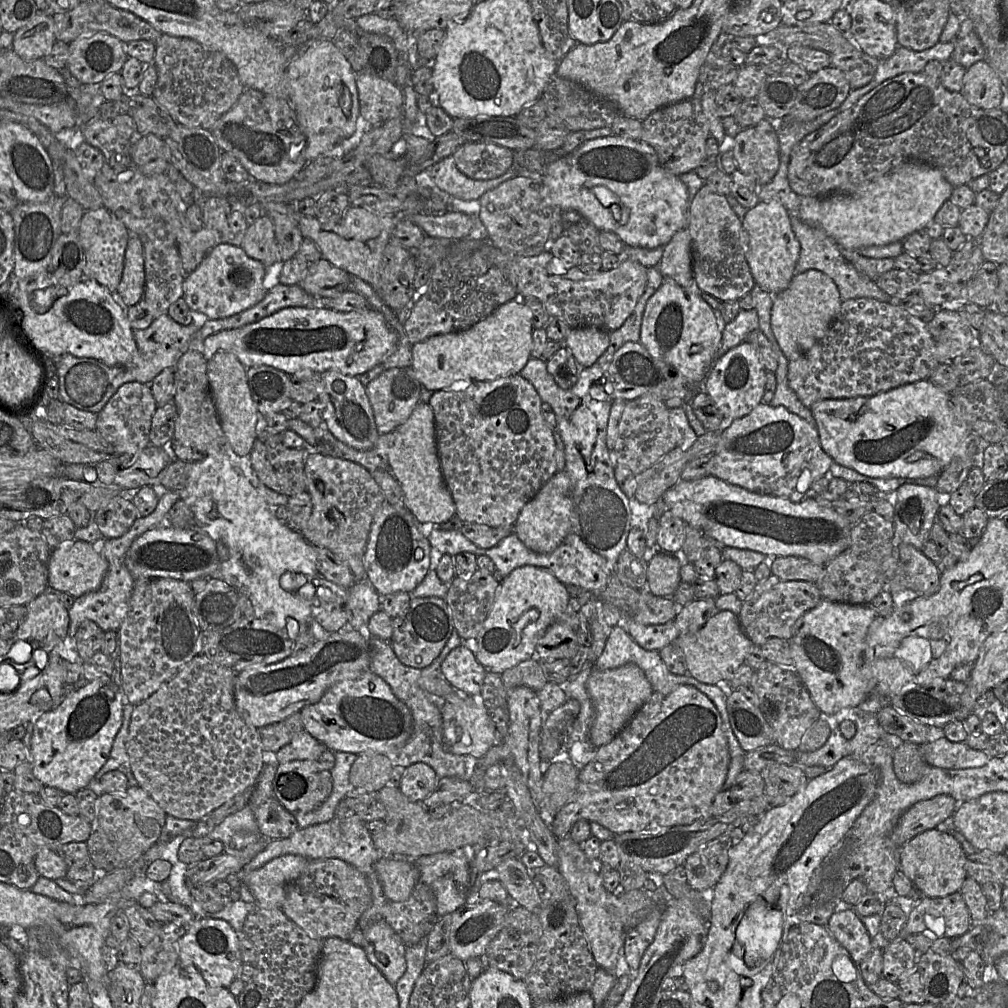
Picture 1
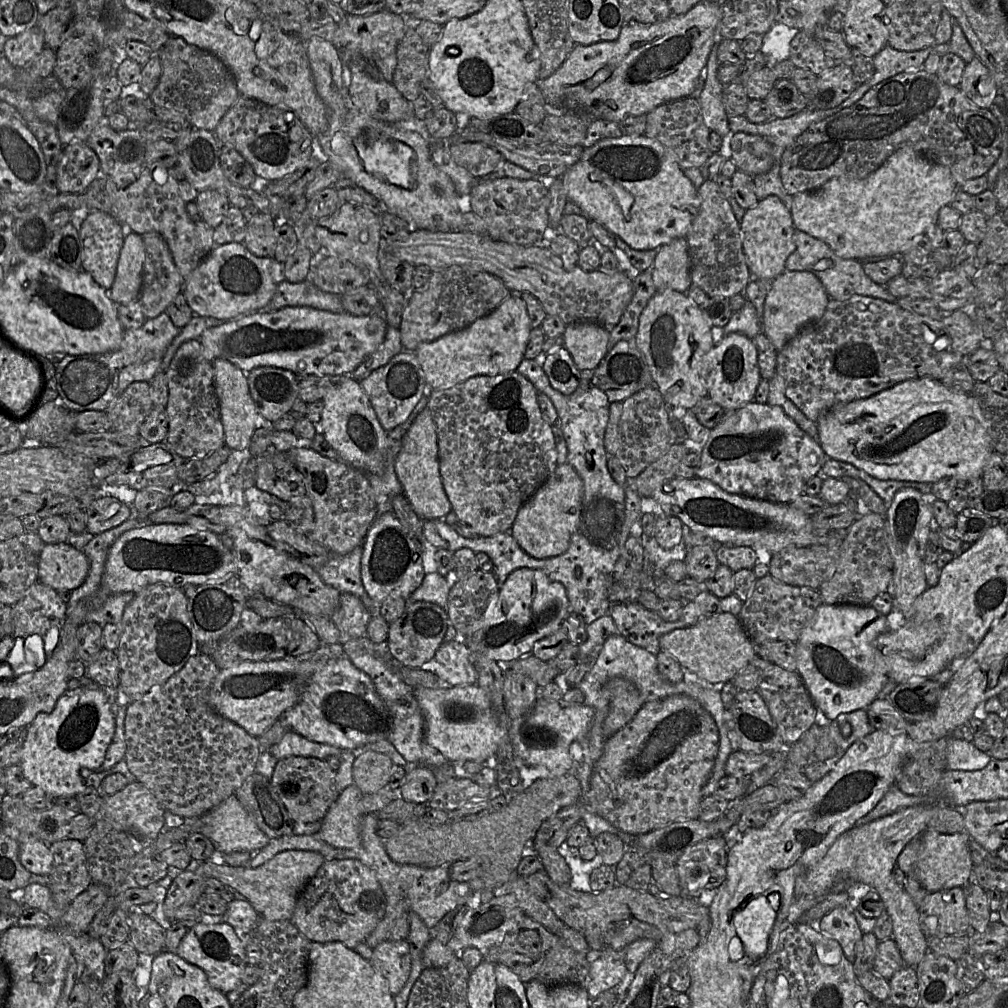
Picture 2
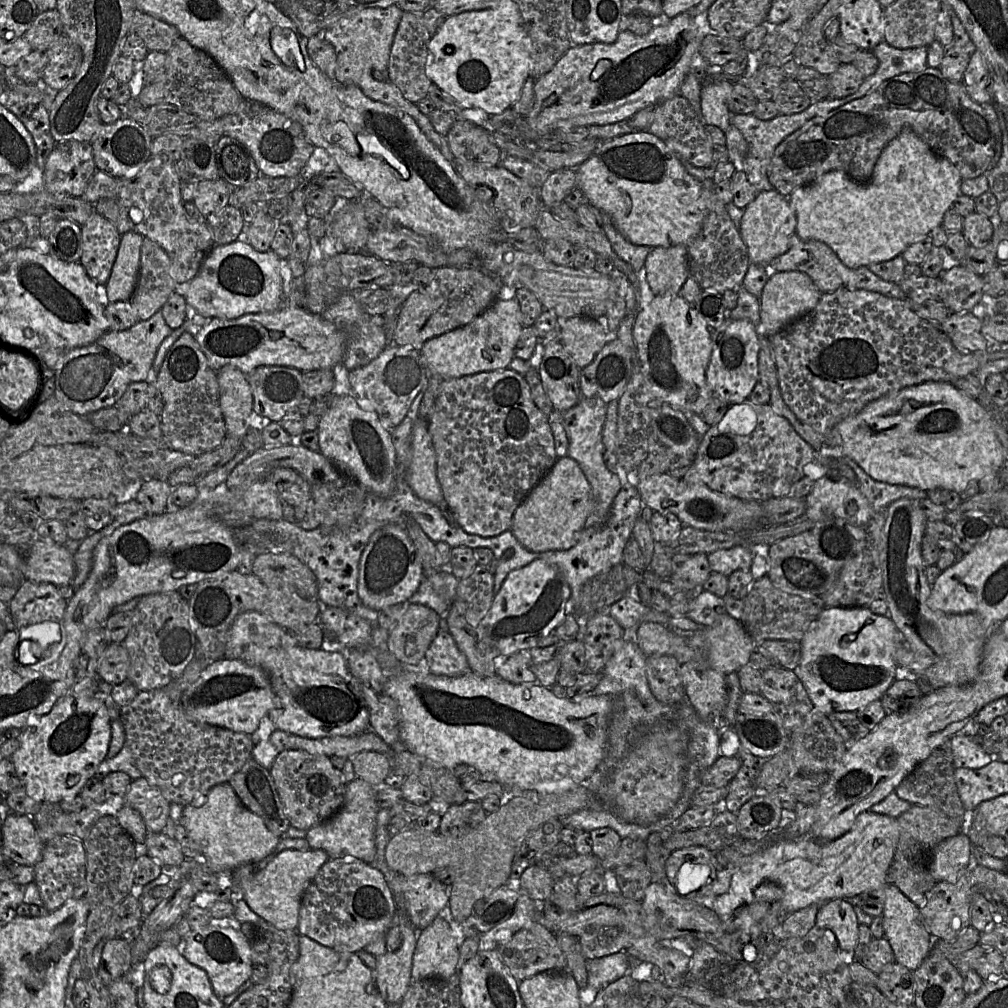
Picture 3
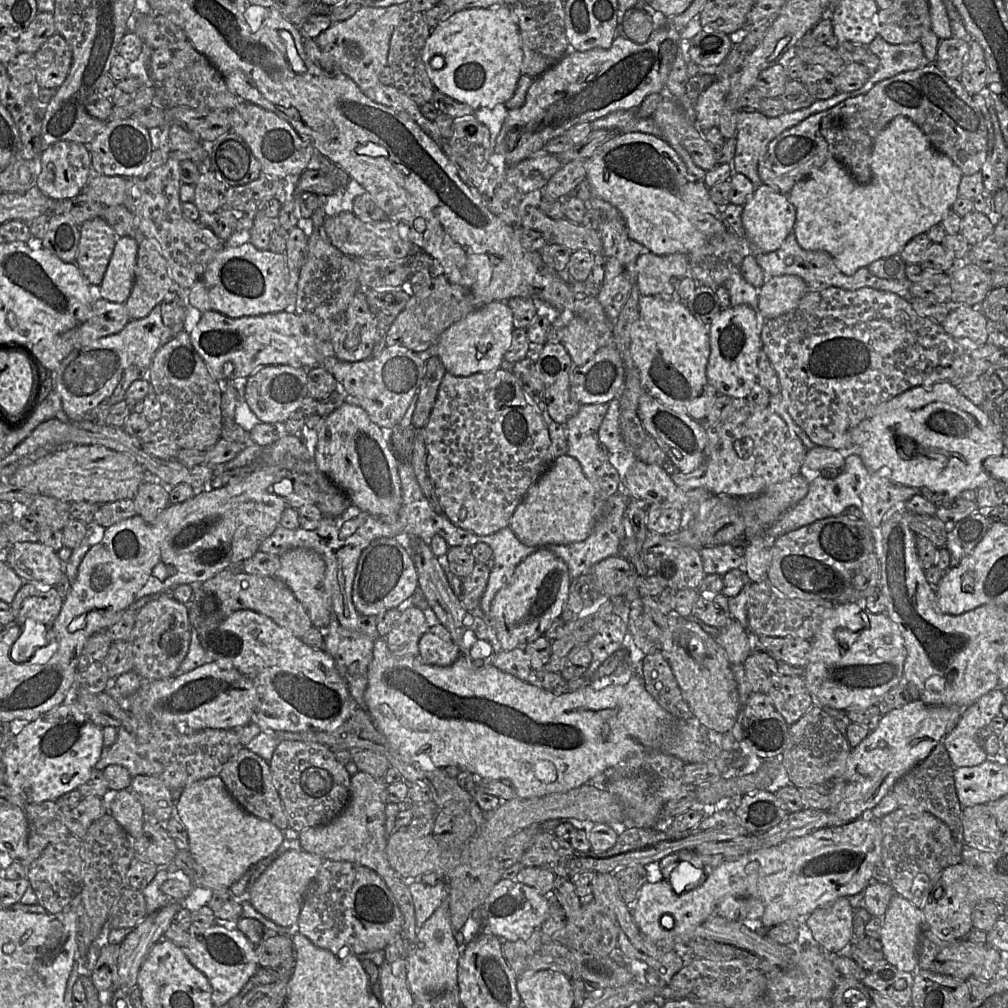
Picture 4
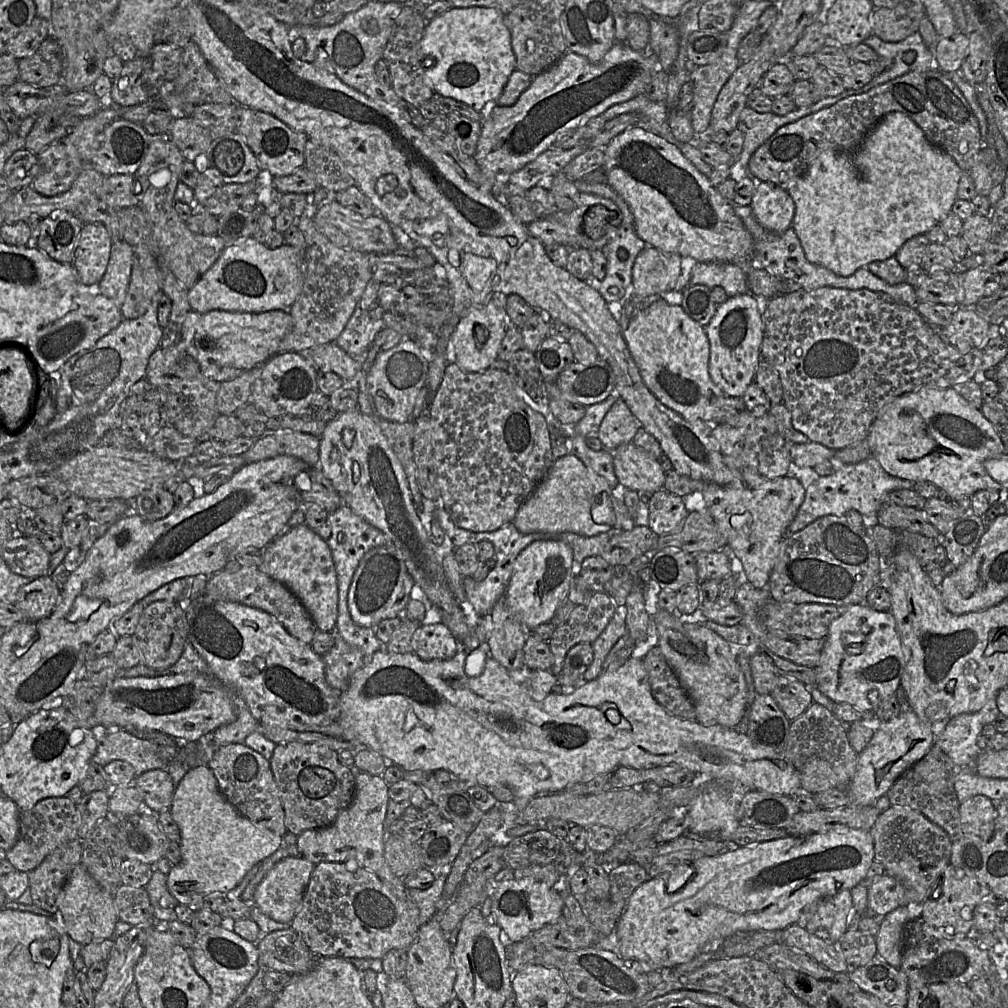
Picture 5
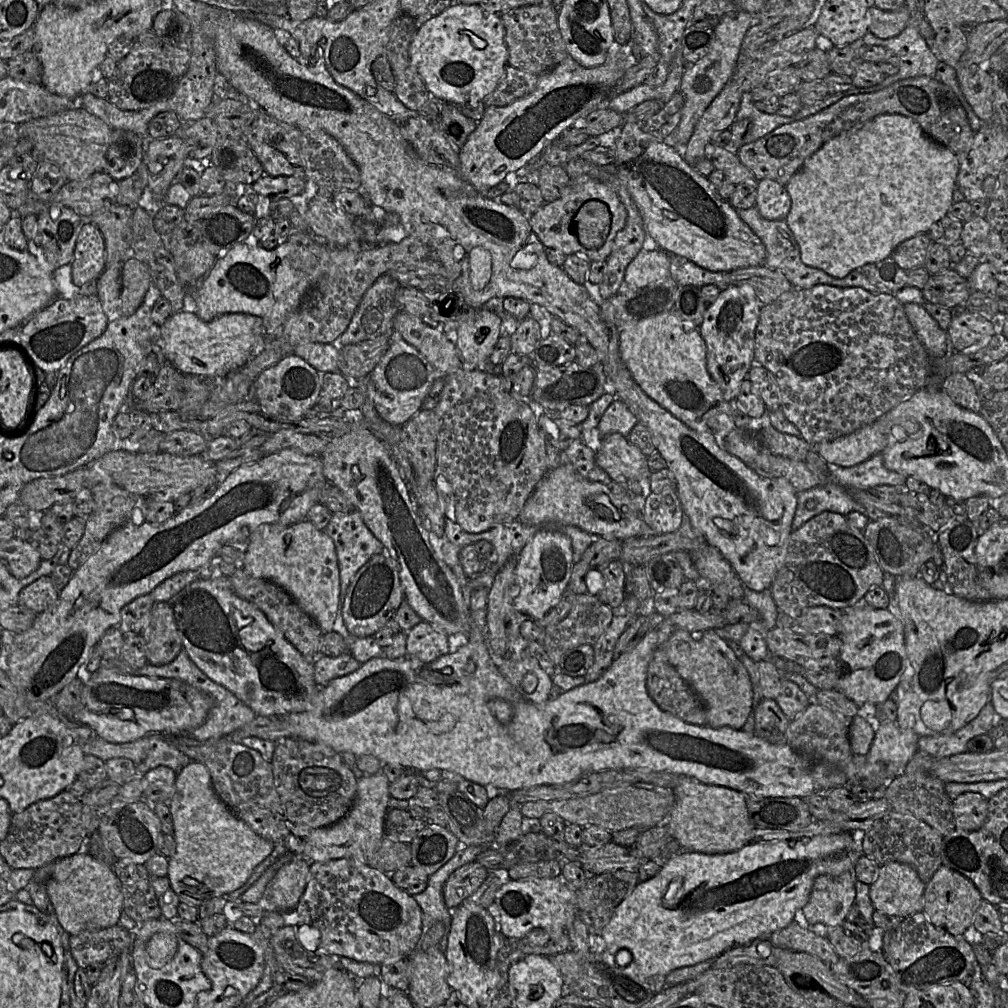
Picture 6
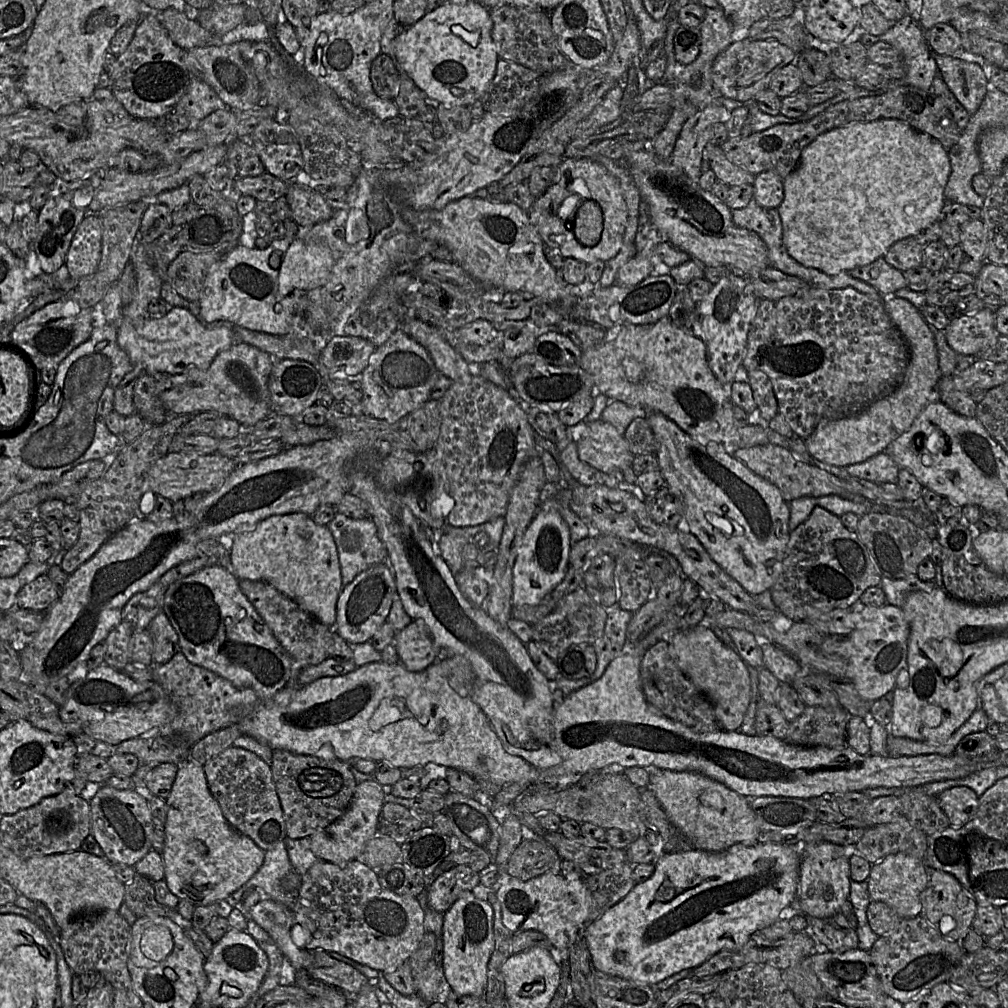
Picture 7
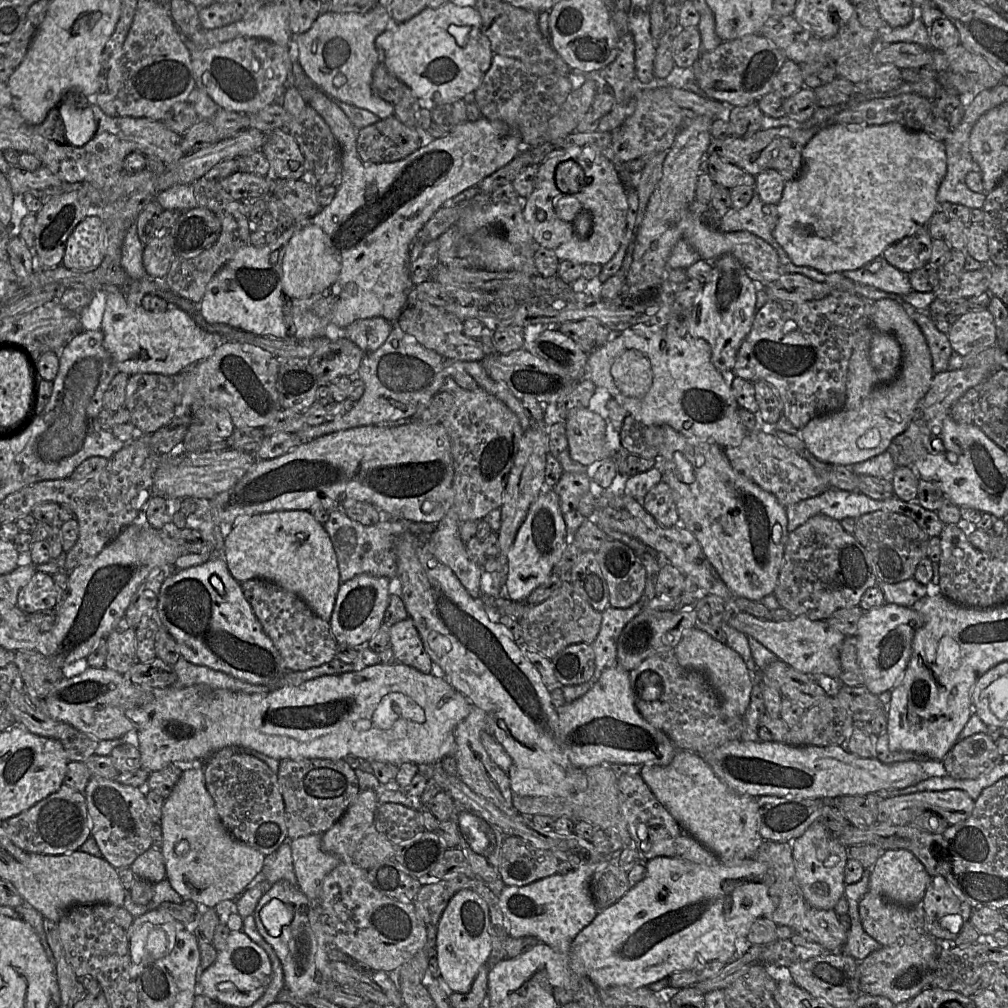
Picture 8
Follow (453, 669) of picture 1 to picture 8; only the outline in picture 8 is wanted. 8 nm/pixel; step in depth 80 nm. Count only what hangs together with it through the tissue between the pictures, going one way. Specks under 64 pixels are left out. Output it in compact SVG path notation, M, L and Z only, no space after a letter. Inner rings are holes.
M411 617L390 627L390 647L398 663L424 674L433 673L435 670L434 663Z

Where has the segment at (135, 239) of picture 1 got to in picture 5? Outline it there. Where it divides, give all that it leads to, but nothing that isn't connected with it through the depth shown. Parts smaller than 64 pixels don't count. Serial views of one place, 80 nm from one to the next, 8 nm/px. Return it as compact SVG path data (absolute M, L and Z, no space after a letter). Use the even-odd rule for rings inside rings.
M121 240L112 244L106 271L100 280L100 294L117 307L125 300L133 264L133 247Z

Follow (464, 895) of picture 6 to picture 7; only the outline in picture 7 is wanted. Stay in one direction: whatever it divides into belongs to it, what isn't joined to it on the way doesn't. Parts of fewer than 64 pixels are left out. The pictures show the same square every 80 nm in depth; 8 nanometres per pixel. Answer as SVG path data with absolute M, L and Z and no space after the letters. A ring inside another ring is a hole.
M456 866L439 876L425 878L429 907L444 914L461 893L472 891L480 883L480 878L479 872L475 872L467 866Z

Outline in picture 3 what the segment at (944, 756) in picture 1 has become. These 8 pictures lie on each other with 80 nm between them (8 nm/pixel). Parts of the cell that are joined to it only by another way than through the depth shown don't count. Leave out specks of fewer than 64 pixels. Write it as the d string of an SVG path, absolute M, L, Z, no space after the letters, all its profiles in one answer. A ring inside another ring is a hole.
M961 732L951 737L950 743L955 769L980 769L988 765L994 758Z

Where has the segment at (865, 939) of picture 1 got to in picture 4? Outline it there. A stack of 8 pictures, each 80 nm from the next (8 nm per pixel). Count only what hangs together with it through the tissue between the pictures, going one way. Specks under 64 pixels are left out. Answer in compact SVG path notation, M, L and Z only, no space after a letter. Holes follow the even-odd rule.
M839 897L806 916L805 924L824 951L845 953L851 944L853 917L848 897Z

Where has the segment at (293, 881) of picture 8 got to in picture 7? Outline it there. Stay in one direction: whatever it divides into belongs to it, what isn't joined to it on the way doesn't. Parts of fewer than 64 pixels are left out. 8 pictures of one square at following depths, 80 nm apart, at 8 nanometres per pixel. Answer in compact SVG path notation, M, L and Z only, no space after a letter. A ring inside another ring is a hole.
M284 842L265 852L265 859L260 869L238 890L225 900L235 907L248 890L257 891L262 900L273 900L282 903L290 909L297 898L297 889L290 889L286 879L292 873L293 867L288 857Z

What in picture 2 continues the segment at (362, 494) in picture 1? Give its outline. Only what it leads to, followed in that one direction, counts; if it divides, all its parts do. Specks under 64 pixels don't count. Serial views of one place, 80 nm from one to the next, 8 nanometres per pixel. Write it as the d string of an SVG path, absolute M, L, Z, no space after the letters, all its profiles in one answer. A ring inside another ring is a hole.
M303 444L288 450L286 454L304 477L306 495L312 500L315 526L308 536L334 555L348 554L363 545L378 516L368 474L345 462L322 456Z

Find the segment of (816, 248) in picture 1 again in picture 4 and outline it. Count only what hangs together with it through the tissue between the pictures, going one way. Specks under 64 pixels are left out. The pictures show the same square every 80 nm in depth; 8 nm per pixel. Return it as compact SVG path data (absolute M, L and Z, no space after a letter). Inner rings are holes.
M793 231L779 249L769 253L760 253L753 249L753 253L755 254L756 261L765 273L765 281L766 278L775 276L794 275L800 277L806 283L809 291L821 291L830 287L838 287L848 291L872 288L891 292L909 302L913 299L907 279L903 281L882 279L873 275L867 267L860 268L853 275L844 275L835 264L833 258L826 252L802 249Z

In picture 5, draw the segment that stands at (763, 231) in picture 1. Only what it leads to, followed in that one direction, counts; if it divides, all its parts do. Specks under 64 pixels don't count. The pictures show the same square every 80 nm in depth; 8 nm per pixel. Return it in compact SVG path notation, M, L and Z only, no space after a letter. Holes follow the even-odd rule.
M757 182L750 207L758 223L769 232L781 234L792 226L793 199L787 191L769 182Z

